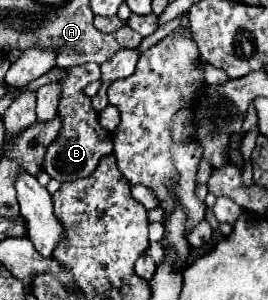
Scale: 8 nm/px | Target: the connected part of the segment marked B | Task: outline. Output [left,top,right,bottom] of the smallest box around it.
[44,63,112,183]

